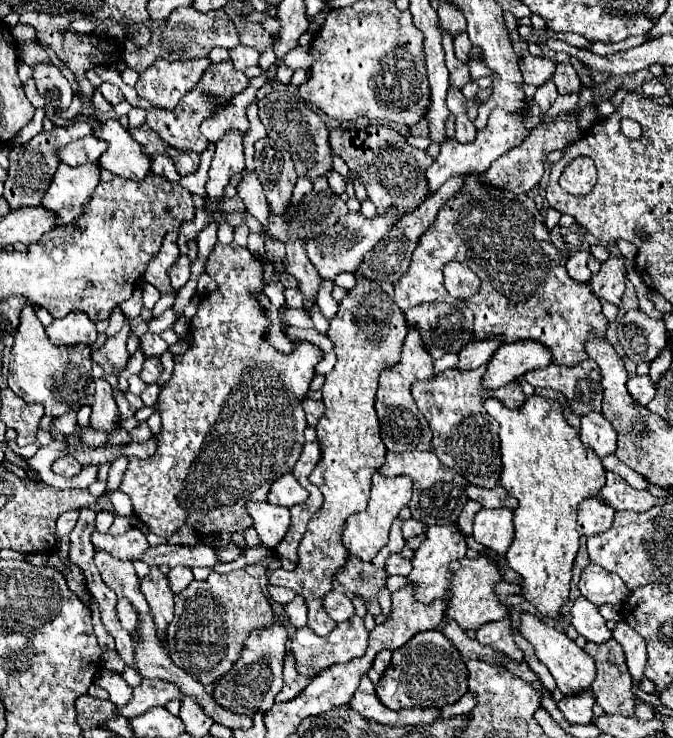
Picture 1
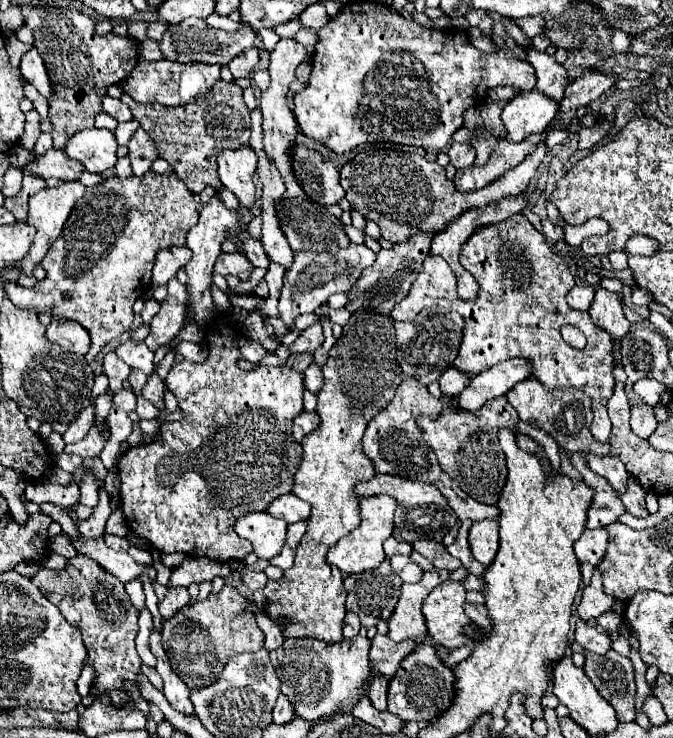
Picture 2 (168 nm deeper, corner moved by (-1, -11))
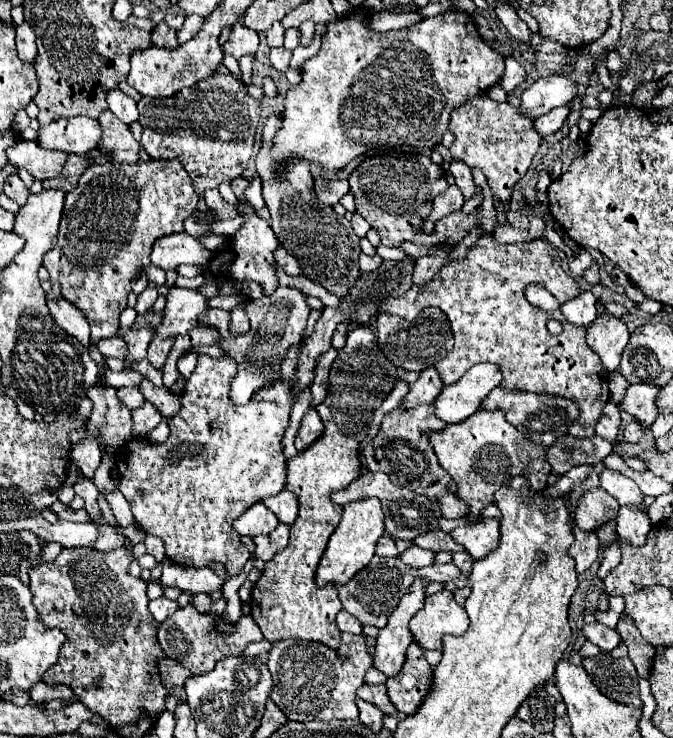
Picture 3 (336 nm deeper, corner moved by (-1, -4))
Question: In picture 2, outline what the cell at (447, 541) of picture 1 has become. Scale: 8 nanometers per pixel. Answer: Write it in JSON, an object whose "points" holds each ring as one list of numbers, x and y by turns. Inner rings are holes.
{"points":[[433,569,433,571,423,573,423,577,417,585,403,585,399,603,393,611,393,615,387,619,387,625,389,625,387,637,389,639,393,639,395,643,401,643,407,639,421,643,425,639,427,627,425,627,425,621,421,615,423,599,429,595,429,591,433,591,447,577,449,577,447,571]]}

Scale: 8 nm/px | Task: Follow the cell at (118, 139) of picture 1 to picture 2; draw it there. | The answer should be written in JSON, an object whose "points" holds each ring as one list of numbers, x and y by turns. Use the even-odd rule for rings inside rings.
{"points":[[107,129,77,131,63,147,69,159,79,161,87,171,101,173,117,163,115,135]]}

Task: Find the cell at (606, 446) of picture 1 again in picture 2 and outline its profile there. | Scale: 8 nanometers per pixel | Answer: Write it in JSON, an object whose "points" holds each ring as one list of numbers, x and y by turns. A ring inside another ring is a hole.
{"points":[[583,453,587,457,587,463,589,467,599,473,601,477,605,477,609,481,609,485,621,495,627,491,627,471,625,471,625,465,617,459,617,457,595,457,595,455,589,455,589,453]]}

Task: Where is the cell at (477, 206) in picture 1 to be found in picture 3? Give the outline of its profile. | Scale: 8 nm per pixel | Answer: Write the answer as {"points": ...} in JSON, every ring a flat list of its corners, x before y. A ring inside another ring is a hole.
{"points":[[487,234,467,250,465,260,447,264,447,268,441,268,441,272,429,280,429,284,415,284,405,296,383,302,383,310,405,320,413,320,427,306,437,306,447,314,455,346,435,364,445,386,457,382,473,364,497,364,503,372,501,386,505,388,547,392,577,400,581,416,575,422,577,430,571,430,571,434,577,438,591,438,595,436,595,424,603,414,603,406,609,400,607,370,597,352,585,342,583,326,569,324,563,326,559,336,549,334,549,320,559,320,561,324,567,324,567,320,561,310,549,314,533,308,525,300,523,292,531,282,543,284,559,304,579,294,575,278,561,268,559,250,553,244,547,244,547,240,535,240,533,244,499,244]]}

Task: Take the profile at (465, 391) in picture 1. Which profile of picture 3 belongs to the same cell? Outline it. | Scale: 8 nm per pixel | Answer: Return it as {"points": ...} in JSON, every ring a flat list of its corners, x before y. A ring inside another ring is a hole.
{"points":[[479,408,463,422,449,424,445,430,429,432,429,442,439,458,439,464,457,484,457,496,469,504,469,520,477,522,479,512,493,504,493,494,507,486,515,476,529,476,529,484,535,490,547,486,551,466,547,462,547,446,529,442,513,424,505,420,501,410]]}

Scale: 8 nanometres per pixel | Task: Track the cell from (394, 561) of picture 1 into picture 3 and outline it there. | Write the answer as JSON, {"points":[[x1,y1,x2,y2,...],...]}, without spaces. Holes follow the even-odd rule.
{"points":[[413,544,401,554,401,560,403,560,403,564,407,564,411,568,425,568,435,562,435,554,431,550,423,550]]}

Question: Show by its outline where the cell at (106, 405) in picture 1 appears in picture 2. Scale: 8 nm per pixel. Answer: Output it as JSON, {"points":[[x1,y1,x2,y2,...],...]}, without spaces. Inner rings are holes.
{"points":[[91,427,91,431,87,433,85,439,81,439,81,441,77,441,73,445,67,445,65,451,67,453,75,453,75,455,79,455,83,459,87,459,87,457,93,459,93,457,97,457,101,453,101,449,105,447,105,443,107,441,105,441,103,433,97,427]]}

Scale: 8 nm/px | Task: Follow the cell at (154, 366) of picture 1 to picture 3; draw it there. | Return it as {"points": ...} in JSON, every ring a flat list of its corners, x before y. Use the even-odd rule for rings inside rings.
{"points":[[143,378,143,382,139,384,139,390,145,396,145,400,155,404,155,408,161,412,163,418,171,418,181,410,179,398,175,394,171,394,167,388,155,386,149,378]]}

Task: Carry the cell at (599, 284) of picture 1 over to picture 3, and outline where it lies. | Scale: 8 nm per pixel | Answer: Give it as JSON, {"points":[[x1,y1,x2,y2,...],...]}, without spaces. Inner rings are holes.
{"points":[[603,310,603,314,597,314,597,318,587,326,587,344,599,354,607,372,619,370,619,360,627,342,627,324,607,314,607,310]]}

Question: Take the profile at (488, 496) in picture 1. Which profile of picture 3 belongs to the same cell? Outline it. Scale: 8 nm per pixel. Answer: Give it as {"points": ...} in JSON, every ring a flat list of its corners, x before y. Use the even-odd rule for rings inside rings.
{"points":[[425,402,415,408,395,408,385,414,377,436,363,448,365,464,371,472,385,472,399,486,407,486,413,492,439,500,445,518,461,518,465,512,469,512,469,506,455,496,455,484,439,466,437,456,425,434,427,430,443,430,445,426,447,424,435,416,433,402]]}

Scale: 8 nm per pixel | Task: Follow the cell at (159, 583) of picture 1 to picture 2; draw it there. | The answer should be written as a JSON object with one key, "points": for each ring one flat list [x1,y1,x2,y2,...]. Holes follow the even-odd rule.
{"points":[[153,631,151,633,151,651,153,655,157,657,157,673,161,675,161,679,165,681,165,689,163,689,163,695,165,699,169,701,169,705,183,713,183,715,193,715,193,707,191,707,191,701,189,701,189,687,171,671,171,665,169,665,169,659,161,647,161,633]]}

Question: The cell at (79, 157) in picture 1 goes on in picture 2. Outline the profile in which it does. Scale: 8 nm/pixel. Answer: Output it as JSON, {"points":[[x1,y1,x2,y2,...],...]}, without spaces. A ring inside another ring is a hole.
{"points":[[49,149,43,155,35,155,35,159,25,165,25,169,29,169,31,175,39,179,57,177,57,179,71,181,81,175,83,165,75,163,73,159,67,159,67,155,61,149]]}

